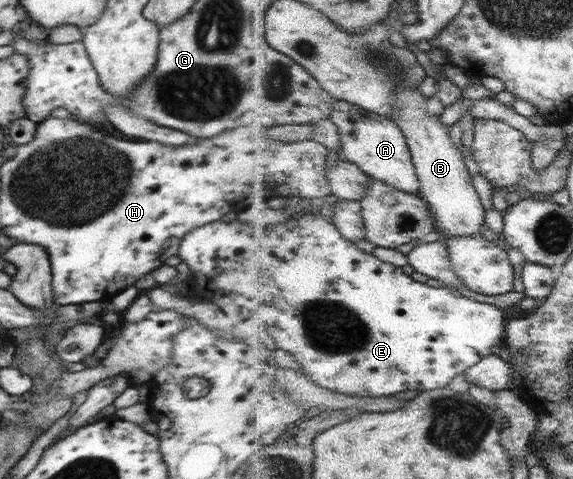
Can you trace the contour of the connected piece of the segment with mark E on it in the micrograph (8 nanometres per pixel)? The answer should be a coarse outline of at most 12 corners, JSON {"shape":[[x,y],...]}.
{"shape":[[318,209],[184,235],[188,297],[240,302],[320,386],[446,388],[504,309],[414,280]]}

